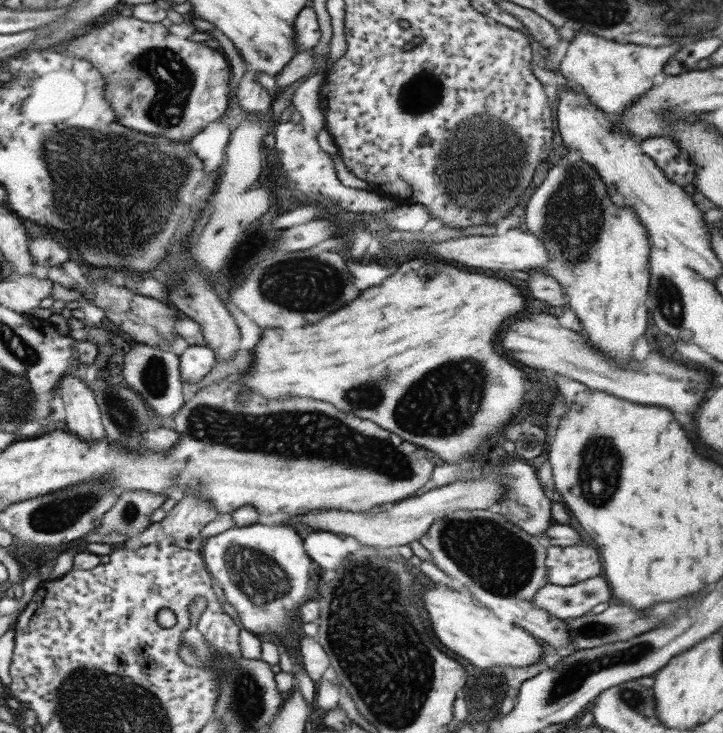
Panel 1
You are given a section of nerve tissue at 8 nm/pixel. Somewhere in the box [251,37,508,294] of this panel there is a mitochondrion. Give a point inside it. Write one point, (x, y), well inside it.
(410, 92)

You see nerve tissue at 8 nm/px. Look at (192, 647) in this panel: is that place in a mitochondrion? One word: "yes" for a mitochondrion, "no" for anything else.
yes

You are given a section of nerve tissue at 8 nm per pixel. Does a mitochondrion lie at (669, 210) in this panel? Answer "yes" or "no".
no

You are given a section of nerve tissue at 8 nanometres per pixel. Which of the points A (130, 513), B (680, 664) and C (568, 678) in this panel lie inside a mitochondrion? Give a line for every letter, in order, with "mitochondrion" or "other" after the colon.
A: mitochondrion
B: other
C: mitochondrion

